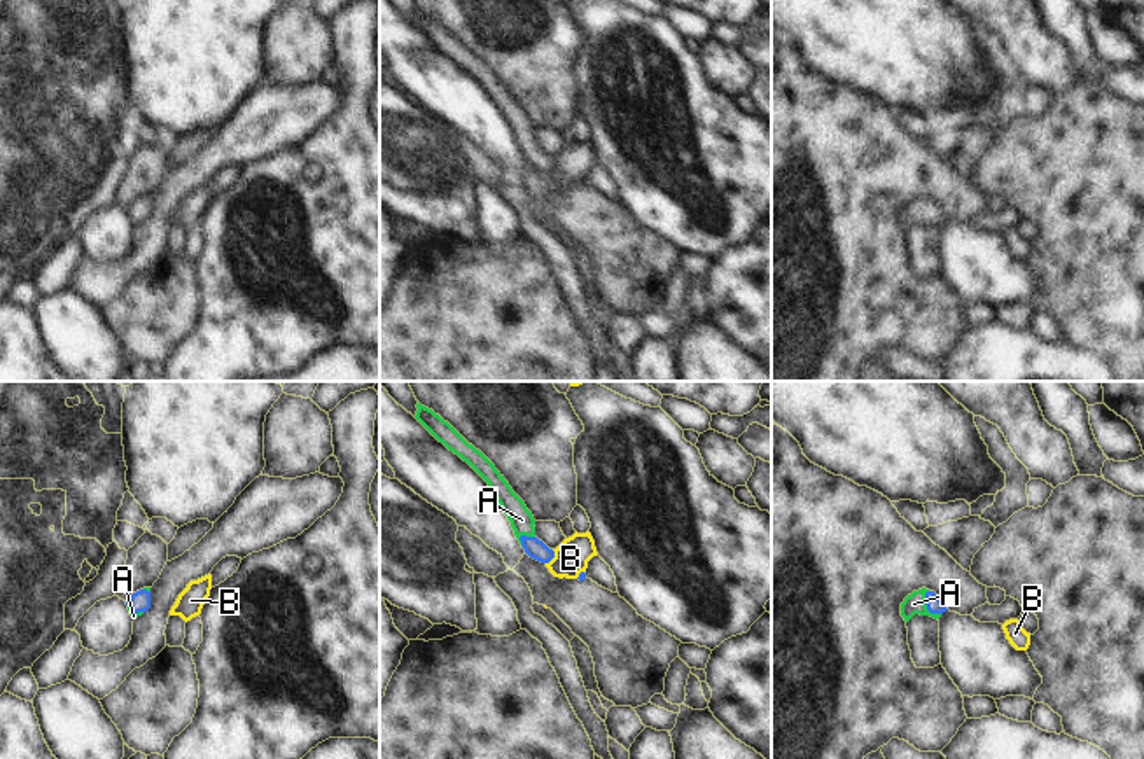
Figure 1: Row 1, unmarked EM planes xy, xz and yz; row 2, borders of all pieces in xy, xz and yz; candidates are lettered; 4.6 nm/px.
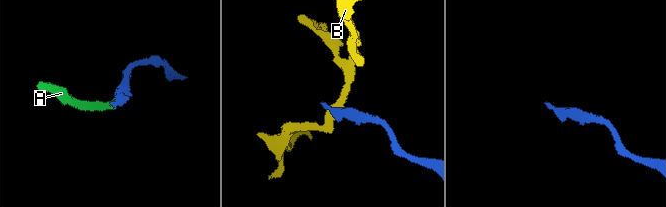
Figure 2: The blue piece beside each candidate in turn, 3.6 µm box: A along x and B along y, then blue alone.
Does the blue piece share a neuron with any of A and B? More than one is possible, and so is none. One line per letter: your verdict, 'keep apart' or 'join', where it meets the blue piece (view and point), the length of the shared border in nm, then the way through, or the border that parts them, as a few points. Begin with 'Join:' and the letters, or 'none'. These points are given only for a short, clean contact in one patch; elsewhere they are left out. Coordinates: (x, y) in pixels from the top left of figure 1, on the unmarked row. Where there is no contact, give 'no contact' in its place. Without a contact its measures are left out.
Join: A
A: join; contact yz (926, 212); length 130 nm; way yz (934, 214), (926, 212), (913, 212)
B: keep apart; contact xz (553, 165); length 80 nm; border xz (553, 158), (553, 165), (546, 172)

